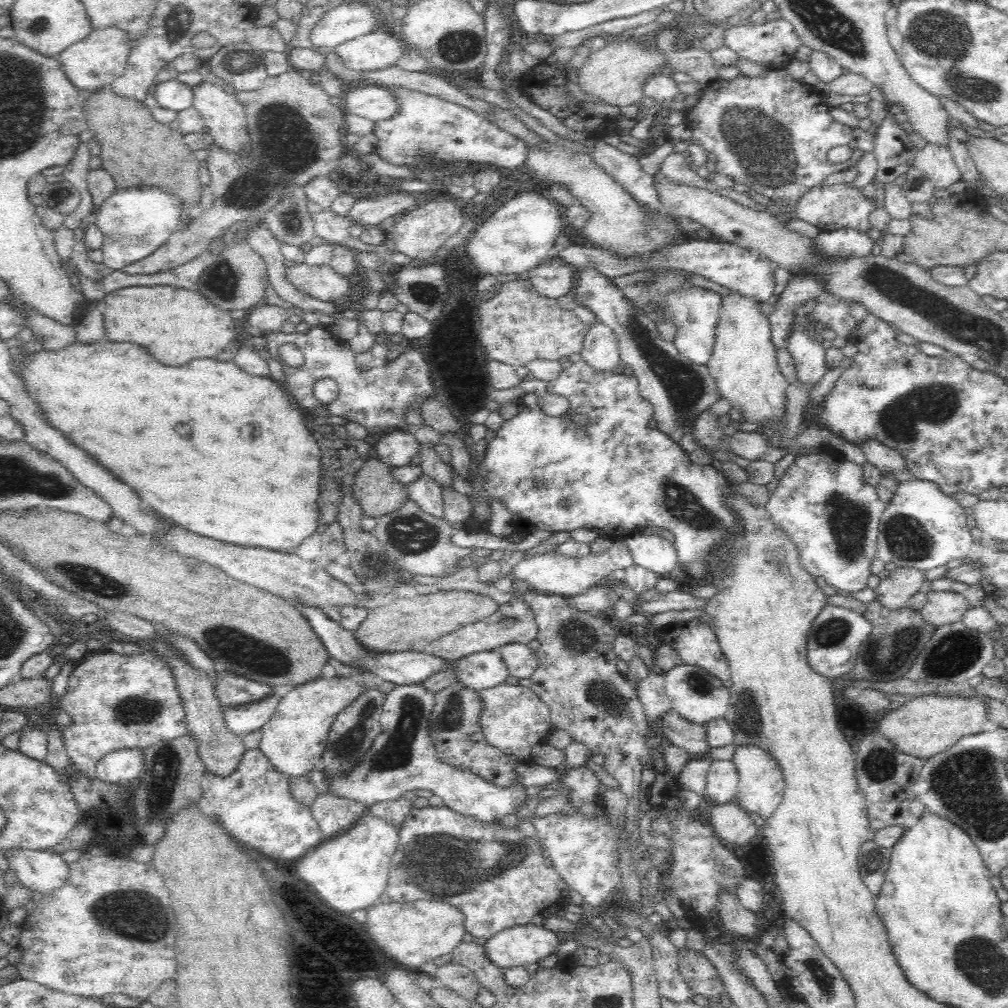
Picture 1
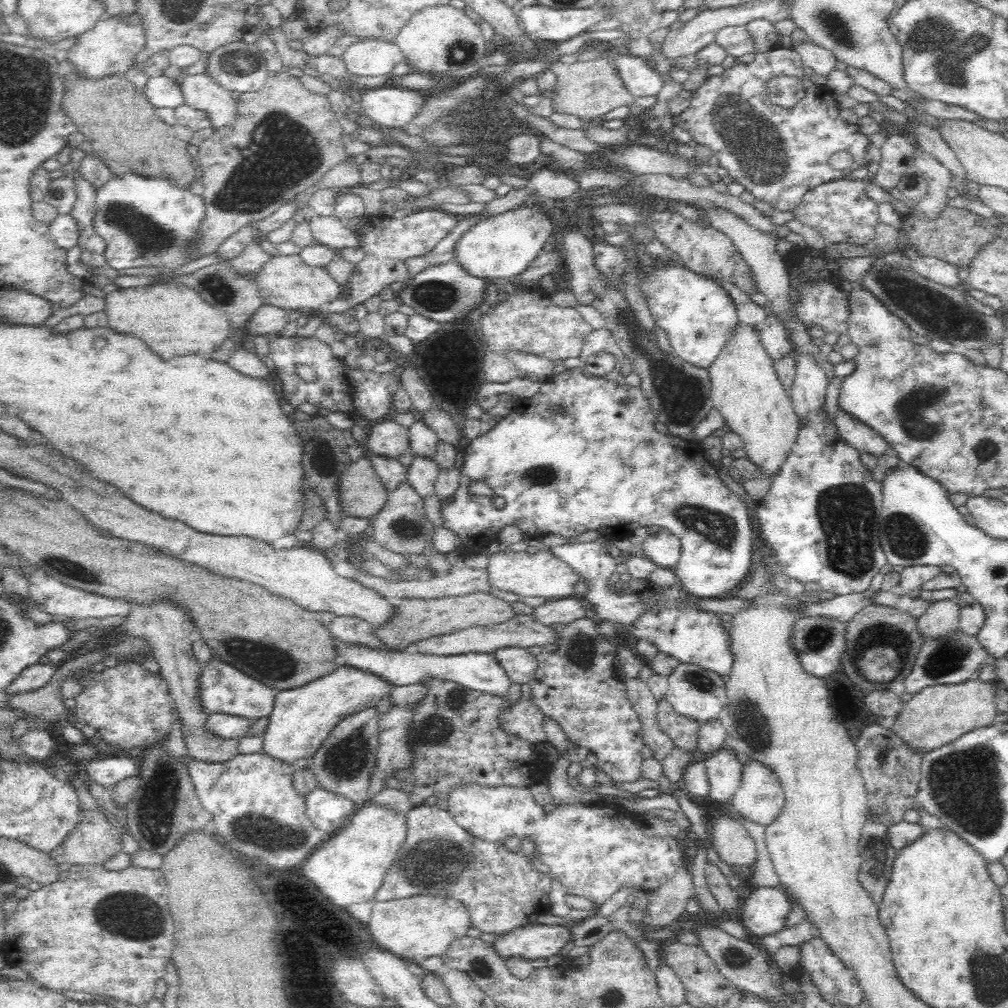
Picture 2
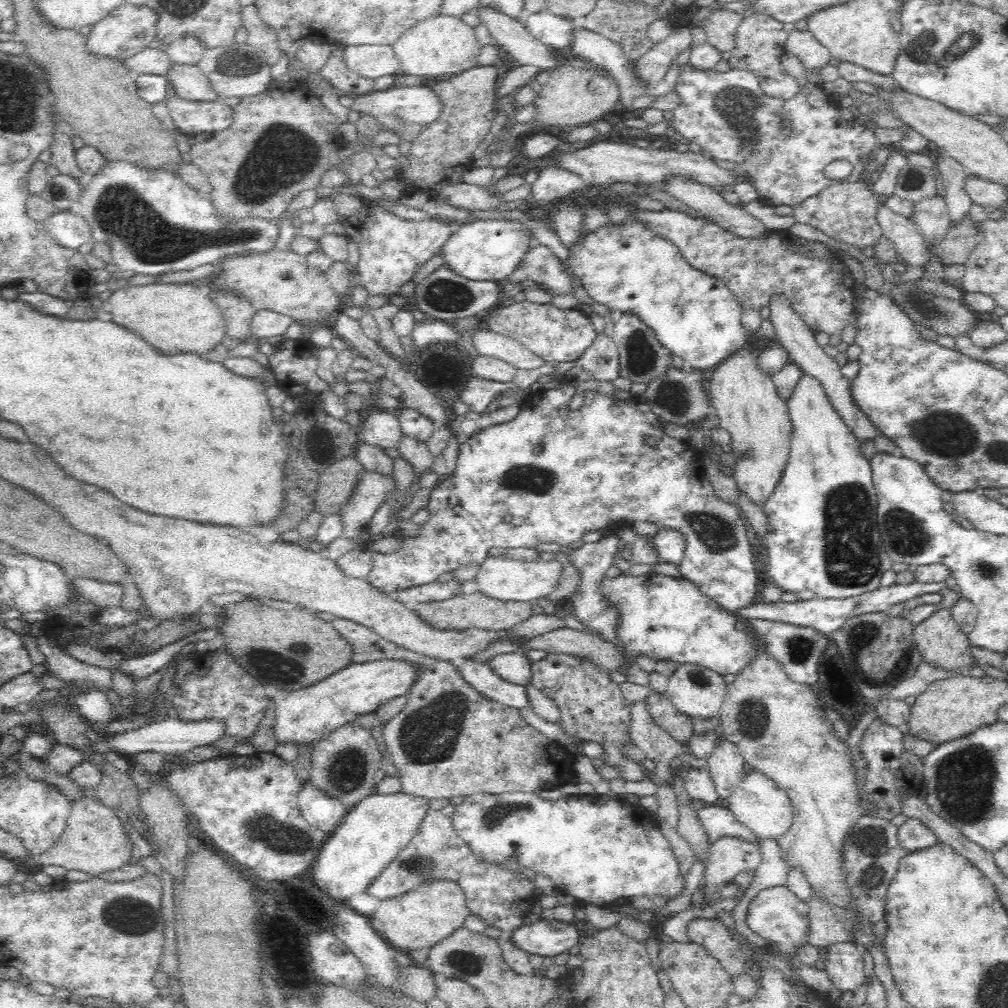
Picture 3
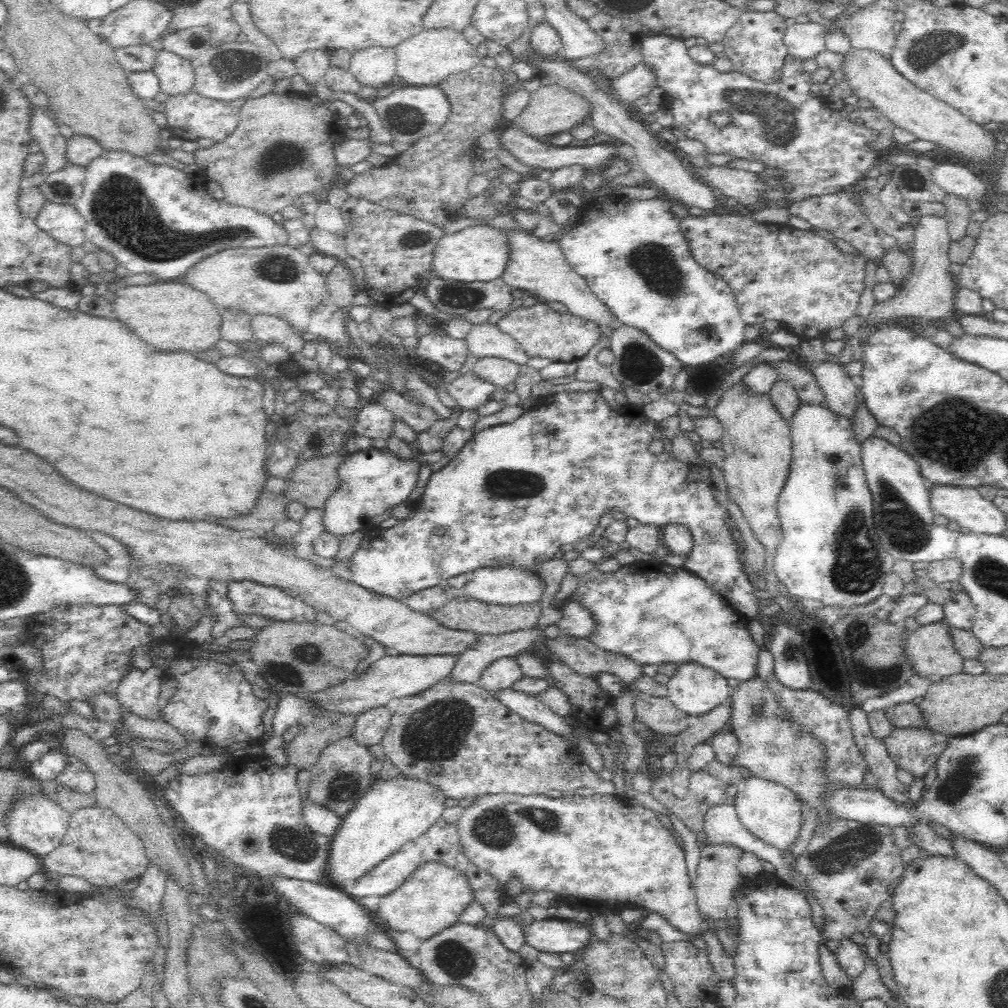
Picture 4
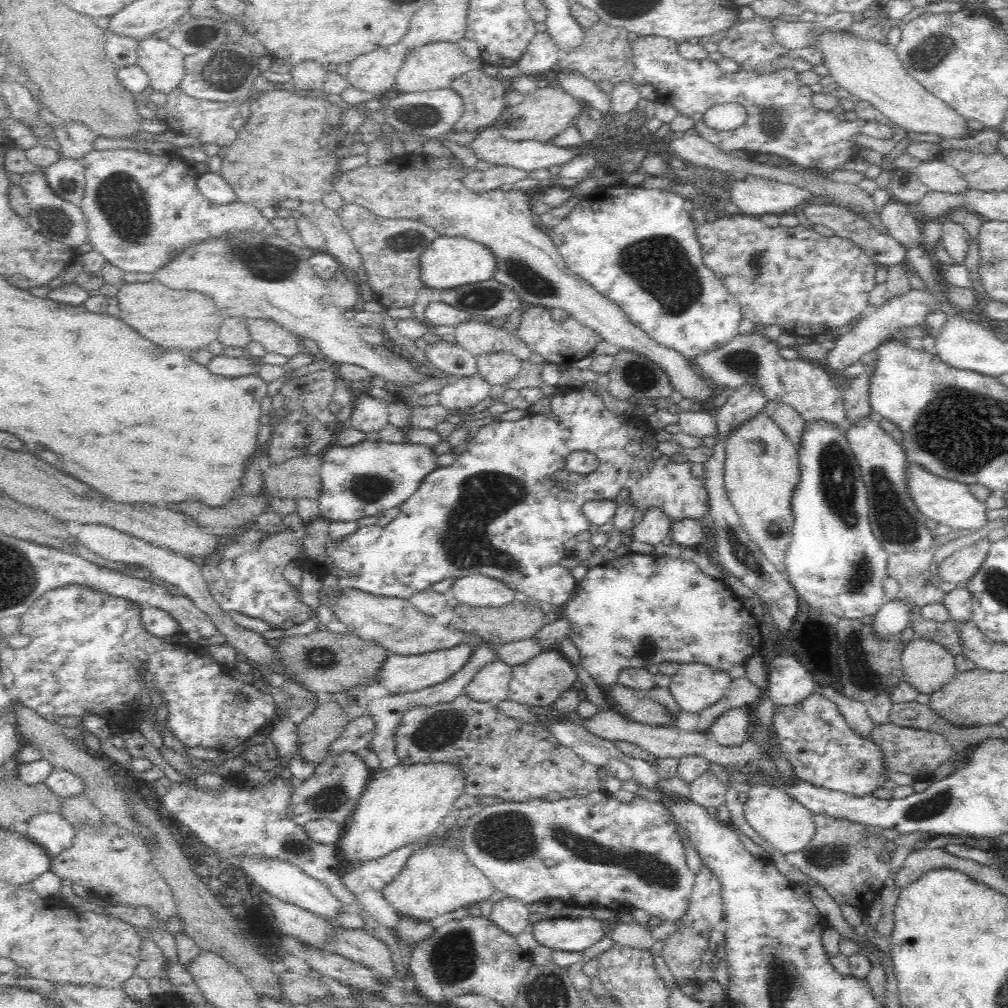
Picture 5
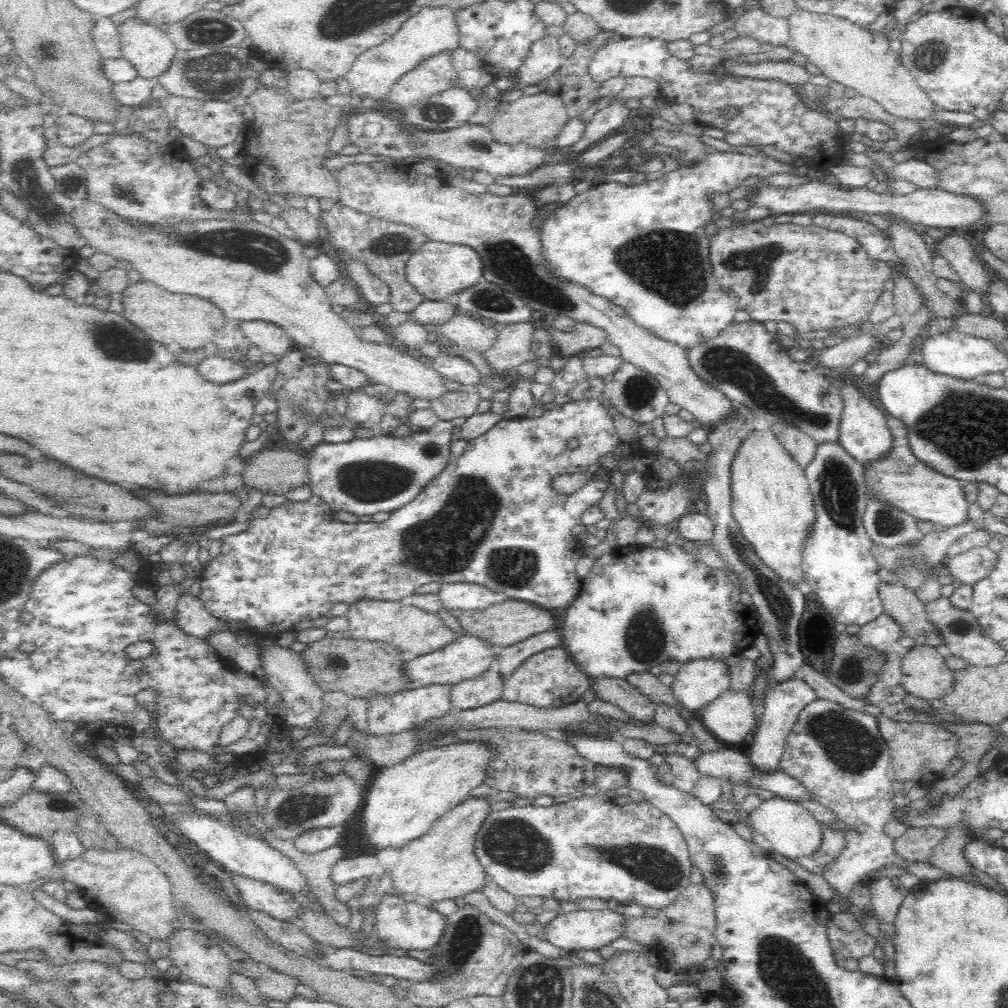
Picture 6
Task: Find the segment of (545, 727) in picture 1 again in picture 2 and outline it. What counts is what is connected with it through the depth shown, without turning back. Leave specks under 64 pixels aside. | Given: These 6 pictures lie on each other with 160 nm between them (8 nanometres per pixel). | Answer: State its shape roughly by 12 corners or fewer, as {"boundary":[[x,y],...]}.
{"boundary":[[522,698],[501,717],[508,733],[544,743],[544,714]]}

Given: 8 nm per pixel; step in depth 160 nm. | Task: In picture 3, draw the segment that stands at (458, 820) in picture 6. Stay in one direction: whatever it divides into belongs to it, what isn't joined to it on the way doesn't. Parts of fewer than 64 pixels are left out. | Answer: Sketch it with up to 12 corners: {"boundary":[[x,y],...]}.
{"boundary":[[432,878],[369,916],[393,949],[432,948],[470,913],[455,880]]}

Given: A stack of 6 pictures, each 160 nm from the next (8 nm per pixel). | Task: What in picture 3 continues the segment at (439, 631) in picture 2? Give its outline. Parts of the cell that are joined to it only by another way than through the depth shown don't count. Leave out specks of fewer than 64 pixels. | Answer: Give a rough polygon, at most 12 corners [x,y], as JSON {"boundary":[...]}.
{"boundary":[[478,592],[412,606],[440,630],[509,631],[536,602]]}

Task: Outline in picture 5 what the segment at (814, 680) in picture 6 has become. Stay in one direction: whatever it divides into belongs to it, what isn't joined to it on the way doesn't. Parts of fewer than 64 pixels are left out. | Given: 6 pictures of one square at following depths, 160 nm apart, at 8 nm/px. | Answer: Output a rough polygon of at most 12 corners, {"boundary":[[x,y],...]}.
{"boundary":[[832,687],[820,693],[836,704],[840,715],[861,736],[874,723],[866,704],[852,701]]}

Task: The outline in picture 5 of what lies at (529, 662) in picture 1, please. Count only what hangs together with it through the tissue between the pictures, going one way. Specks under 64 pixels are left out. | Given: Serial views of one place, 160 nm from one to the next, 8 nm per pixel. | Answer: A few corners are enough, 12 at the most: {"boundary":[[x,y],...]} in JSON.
{"boundary":[[486,664],[464,694],[494,706],[507,700],[512,667]]}

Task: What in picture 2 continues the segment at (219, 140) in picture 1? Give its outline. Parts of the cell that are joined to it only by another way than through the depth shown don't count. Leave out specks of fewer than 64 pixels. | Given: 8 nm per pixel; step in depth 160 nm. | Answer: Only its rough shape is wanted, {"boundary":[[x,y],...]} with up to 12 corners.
{"boundary":[[206,72],[183,75],[183,102],[213,128],[234,120],[237,101]]}

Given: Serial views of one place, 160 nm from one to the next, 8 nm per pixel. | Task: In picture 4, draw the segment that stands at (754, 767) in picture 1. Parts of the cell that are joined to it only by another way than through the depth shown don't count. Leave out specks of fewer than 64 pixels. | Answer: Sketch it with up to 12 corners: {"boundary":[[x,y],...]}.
{"boundary":[[746,774],[733,806],[744,828],[791,854],[803,821],[792,791]]}

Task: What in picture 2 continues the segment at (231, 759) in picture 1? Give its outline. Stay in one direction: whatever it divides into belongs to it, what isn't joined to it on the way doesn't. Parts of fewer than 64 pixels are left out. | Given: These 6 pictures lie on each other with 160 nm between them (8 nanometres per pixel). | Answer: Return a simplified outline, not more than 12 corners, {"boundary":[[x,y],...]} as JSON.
{"boundary":[[169,598],[107,630],[152,647],[189,755],[226,762],[238,739],[204,731],[195,622]]}

